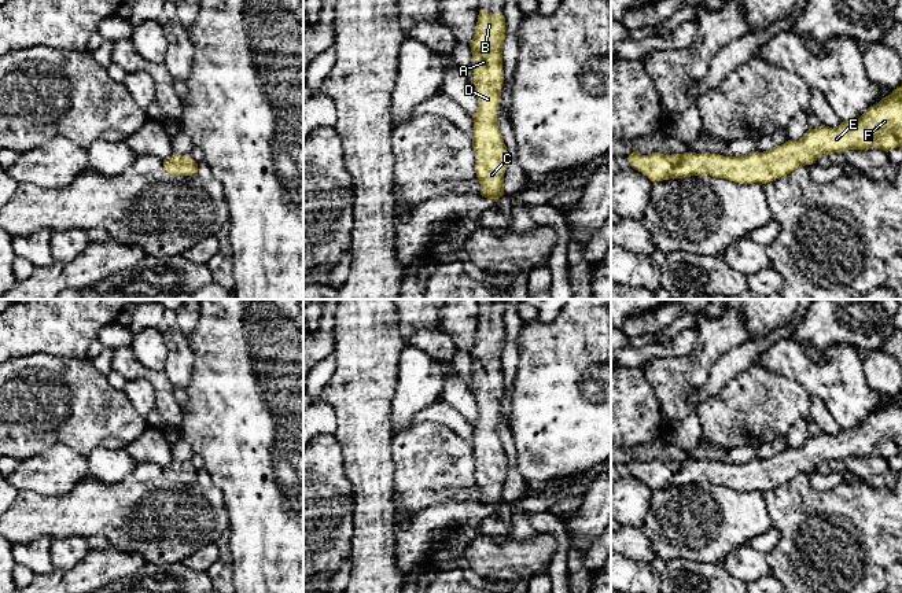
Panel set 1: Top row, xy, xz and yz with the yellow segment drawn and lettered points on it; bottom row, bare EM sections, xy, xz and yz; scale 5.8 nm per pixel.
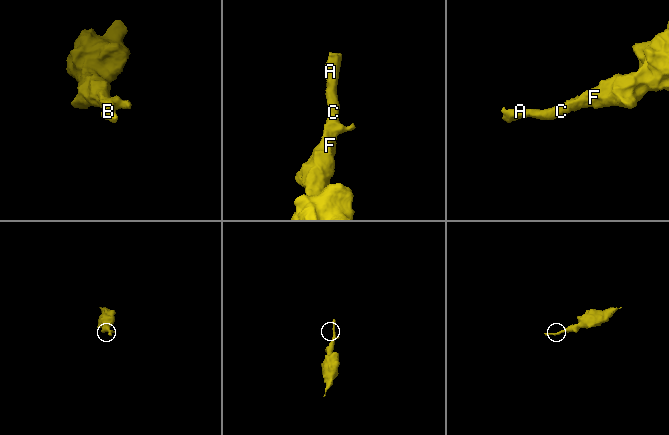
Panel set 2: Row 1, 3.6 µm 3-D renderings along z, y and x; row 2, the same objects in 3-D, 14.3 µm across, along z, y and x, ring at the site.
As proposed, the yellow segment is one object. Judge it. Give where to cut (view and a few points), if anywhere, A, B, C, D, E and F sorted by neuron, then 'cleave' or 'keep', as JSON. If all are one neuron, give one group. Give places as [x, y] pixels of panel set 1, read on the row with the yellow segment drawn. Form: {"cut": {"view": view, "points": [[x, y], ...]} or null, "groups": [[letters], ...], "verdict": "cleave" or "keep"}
{"cut": null, "groups": [["A", "B", "C", "D", "E", "F"]], "verdict": "keep"}

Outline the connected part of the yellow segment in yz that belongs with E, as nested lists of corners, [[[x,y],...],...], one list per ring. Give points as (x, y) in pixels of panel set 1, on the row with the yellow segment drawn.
[[[902,85],[865,110],[858,119],[844,121],[836,128],[821,125],[817,129],[809,129],[802,139],[788,140],[772,151],[724,156],[710,152],[641,155],[636,150],[626,159],[652,183],[710,174],[739,184],[766,184],[800,166],[816,163],[822,154],[872,147],[888,152],[901,146]]]

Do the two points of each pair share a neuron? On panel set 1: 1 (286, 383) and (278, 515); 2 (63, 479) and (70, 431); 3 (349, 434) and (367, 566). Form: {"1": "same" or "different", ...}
{"1": "same", "2": "different", "3": "same"}

